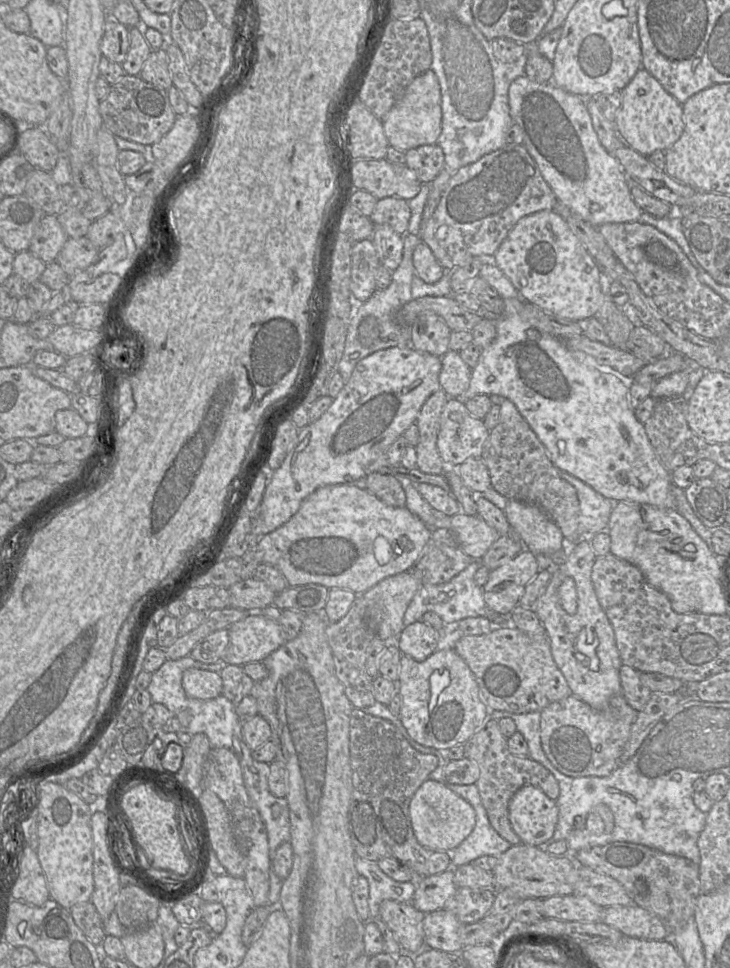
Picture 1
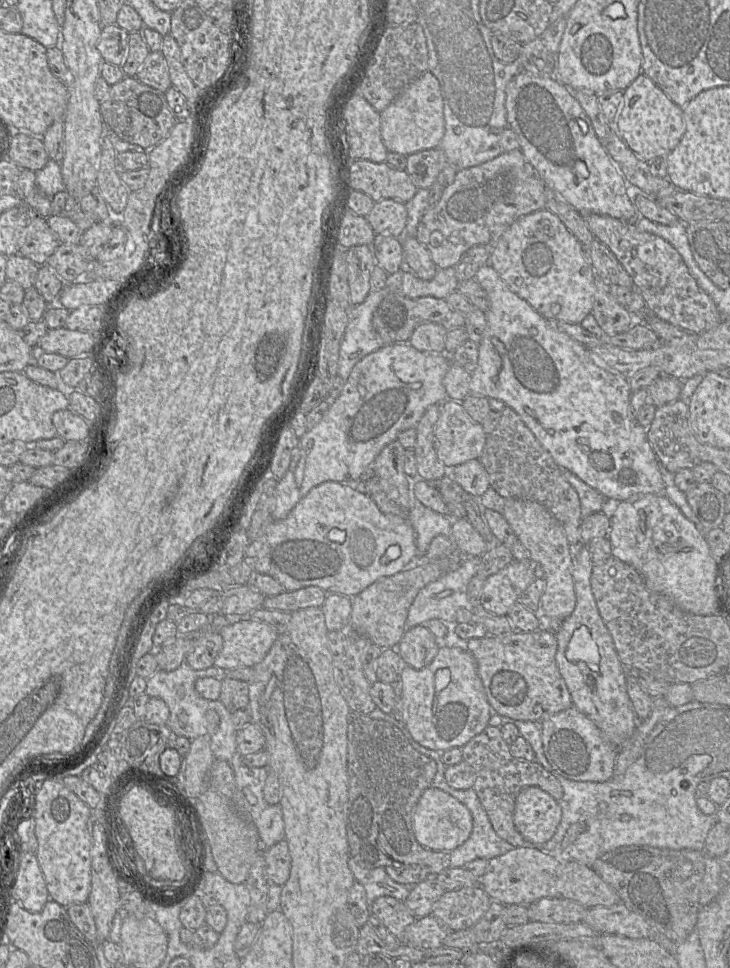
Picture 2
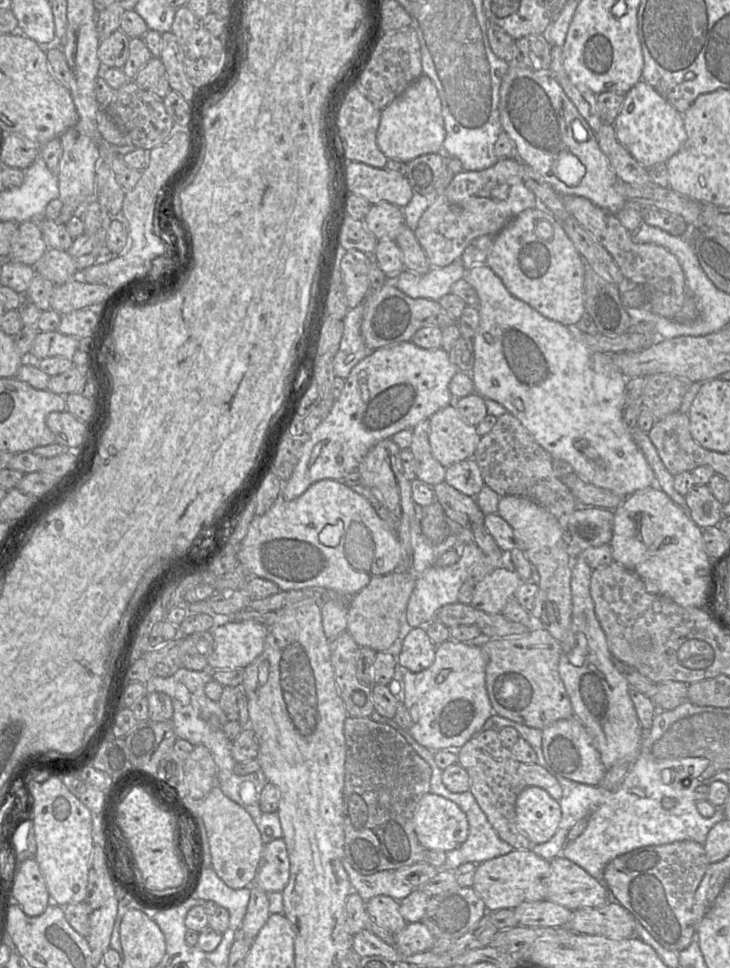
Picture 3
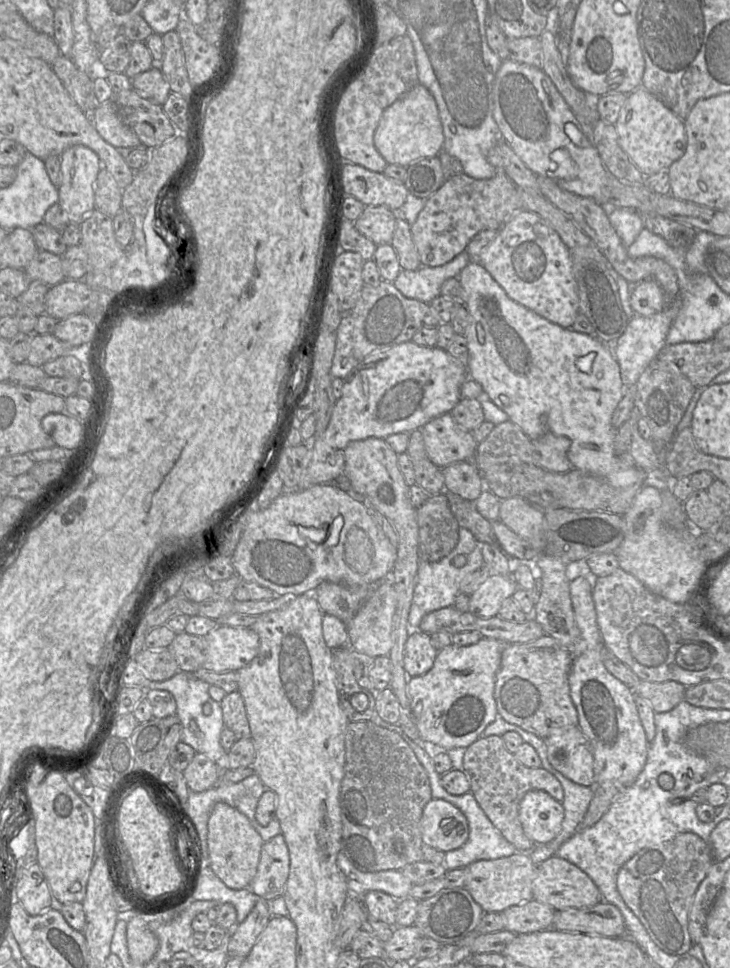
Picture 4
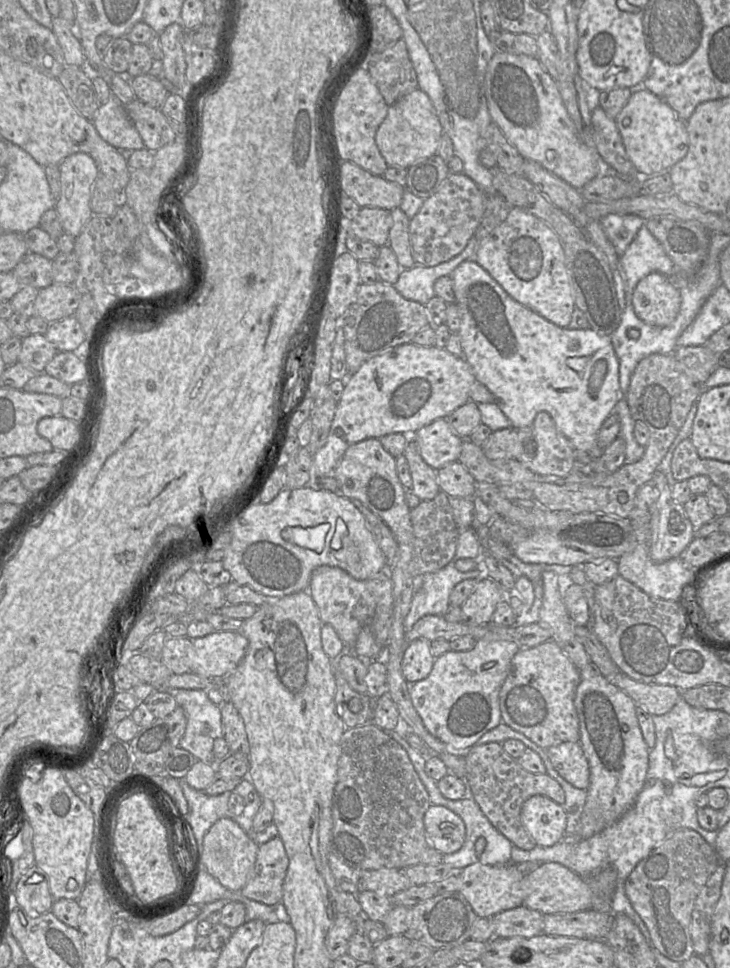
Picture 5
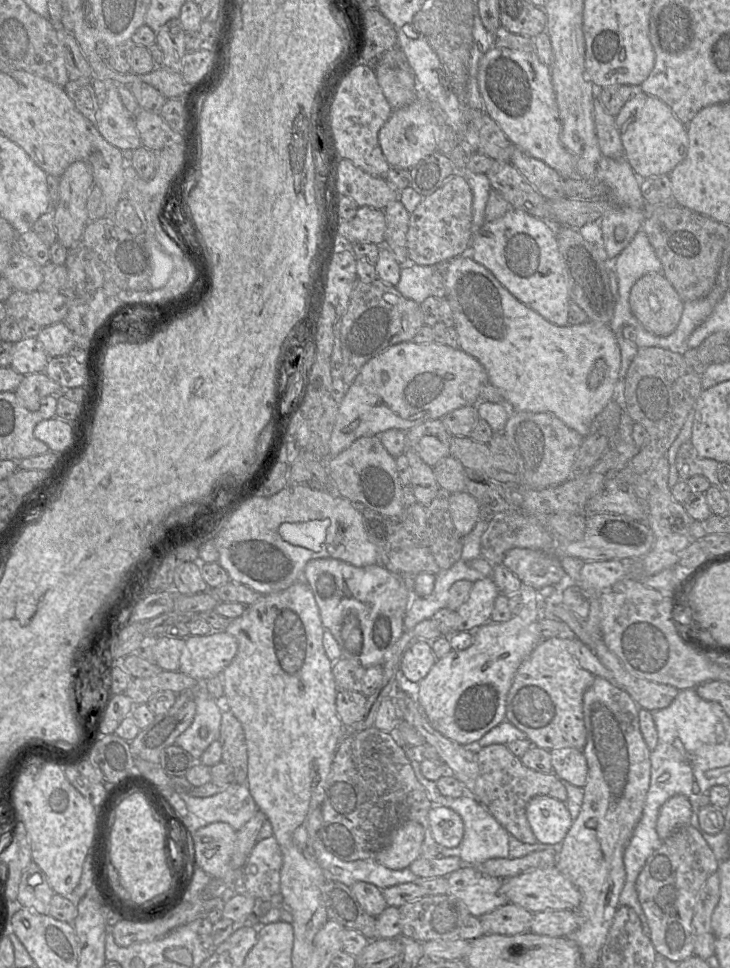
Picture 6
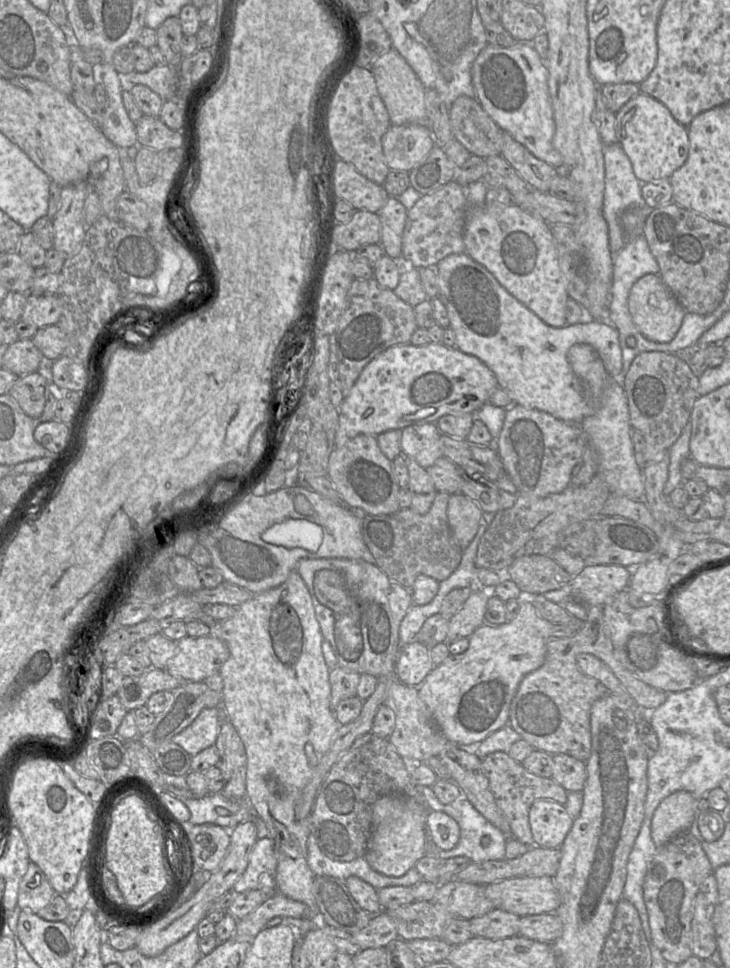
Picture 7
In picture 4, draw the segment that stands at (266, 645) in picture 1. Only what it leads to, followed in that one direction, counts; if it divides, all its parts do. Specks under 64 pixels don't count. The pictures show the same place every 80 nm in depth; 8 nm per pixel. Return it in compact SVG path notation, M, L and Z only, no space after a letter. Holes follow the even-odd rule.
M218 625L205 636L206 656L202 668L222 673L238 671L257 655L260 641L250 627Z

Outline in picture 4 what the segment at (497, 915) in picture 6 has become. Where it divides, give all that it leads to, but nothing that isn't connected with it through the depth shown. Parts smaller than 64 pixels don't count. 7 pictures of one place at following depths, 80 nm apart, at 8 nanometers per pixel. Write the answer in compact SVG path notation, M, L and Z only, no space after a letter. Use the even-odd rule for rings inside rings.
M534 899L511 906L502 913L506 930L526 934L551 928L555 909Z

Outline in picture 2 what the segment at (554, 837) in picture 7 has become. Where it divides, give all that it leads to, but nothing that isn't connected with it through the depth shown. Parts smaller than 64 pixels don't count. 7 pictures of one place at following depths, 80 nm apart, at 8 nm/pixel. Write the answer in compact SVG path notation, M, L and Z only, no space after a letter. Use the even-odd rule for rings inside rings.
M539 786L524 787L517 795L514 825L529 844L545 844L561 821L560 802Z

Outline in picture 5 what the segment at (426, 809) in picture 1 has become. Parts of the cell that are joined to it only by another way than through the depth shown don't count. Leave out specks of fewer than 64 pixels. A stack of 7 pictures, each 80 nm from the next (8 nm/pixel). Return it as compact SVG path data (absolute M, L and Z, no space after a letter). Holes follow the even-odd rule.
M431 804L424 815L424 826L429 842L443 855L458 851L465 842L463 820L444 806Z

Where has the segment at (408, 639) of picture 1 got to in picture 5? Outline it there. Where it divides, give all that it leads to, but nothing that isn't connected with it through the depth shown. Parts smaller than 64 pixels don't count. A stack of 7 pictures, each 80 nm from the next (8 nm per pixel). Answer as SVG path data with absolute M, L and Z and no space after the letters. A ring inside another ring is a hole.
M416 639L406 645L402 659L402 673L409 684L413 684L428 676L435 658L430 651L430 642Z

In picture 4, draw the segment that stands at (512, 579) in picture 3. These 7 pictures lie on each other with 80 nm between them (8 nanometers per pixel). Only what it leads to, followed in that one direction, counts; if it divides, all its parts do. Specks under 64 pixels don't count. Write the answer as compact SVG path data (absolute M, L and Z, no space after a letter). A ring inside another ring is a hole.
M491 575L470 595L468 611L481 618L495 617L498 615L503 601L512 597L518 588L512 576Z

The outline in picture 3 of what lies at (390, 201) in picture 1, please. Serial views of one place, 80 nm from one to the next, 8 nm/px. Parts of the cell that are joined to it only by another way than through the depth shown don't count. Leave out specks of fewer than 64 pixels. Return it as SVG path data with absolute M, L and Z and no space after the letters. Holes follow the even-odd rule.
M390 202L371 204L364 222L377 239L395 240L405 225L403 207Z

